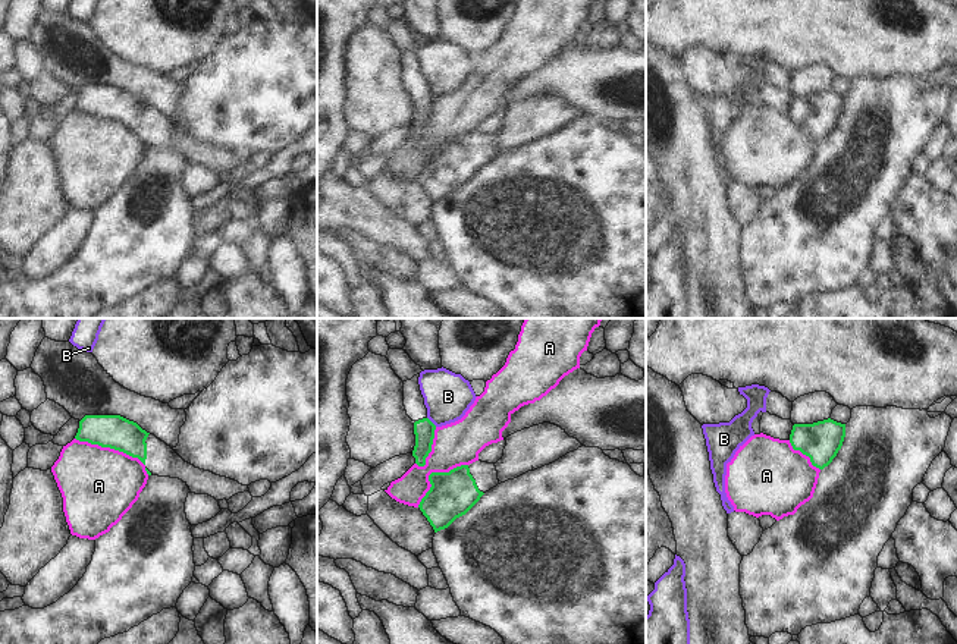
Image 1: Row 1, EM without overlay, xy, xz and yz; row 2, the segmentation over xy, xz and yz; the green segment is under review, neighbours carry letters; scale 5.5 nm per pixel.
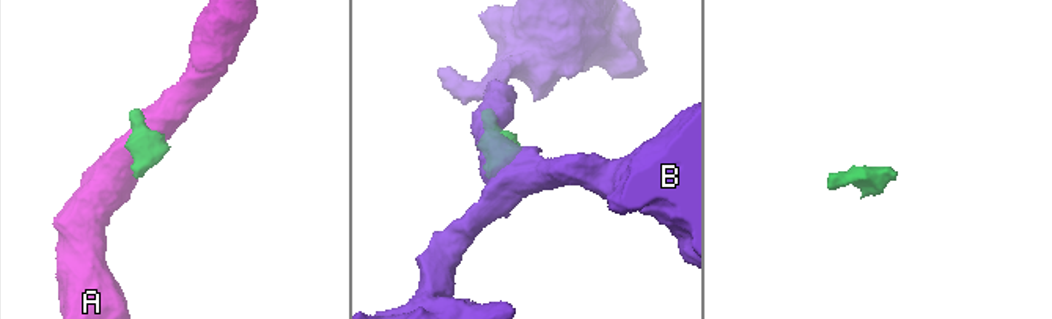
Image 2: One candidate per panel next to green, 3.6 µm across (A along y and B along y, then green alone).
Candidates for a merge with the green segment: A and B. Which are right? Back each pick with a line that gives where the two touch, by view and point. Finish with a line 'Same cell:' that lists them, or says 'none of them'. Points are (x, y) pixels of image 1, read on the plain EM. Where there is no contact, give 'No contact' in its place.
Same cell: none of them.

